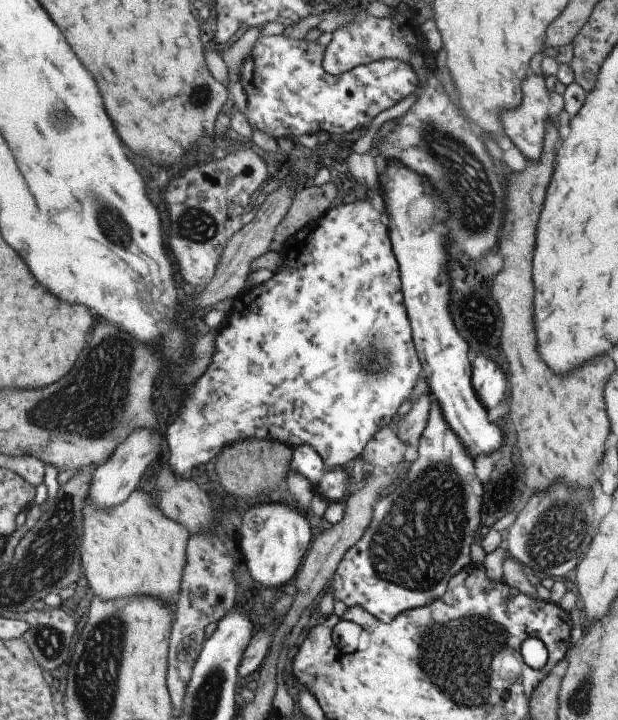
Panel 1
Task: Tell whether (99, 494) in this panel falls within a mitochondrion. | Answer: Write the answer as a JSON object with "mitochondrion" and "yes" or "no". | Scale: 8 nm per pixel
{"mitochondrion":"no"}

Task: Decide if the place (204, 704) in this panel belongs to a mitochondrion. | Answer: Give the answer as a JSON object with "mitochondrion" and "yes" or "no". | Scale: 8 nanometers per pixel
{"mitochondrion":"yes"}

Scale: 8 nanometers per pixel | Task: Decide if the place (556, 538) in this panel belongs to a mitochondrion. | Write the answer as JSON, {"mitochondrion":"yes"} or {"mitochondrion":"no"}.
{"mitochondrion":"yes"}

